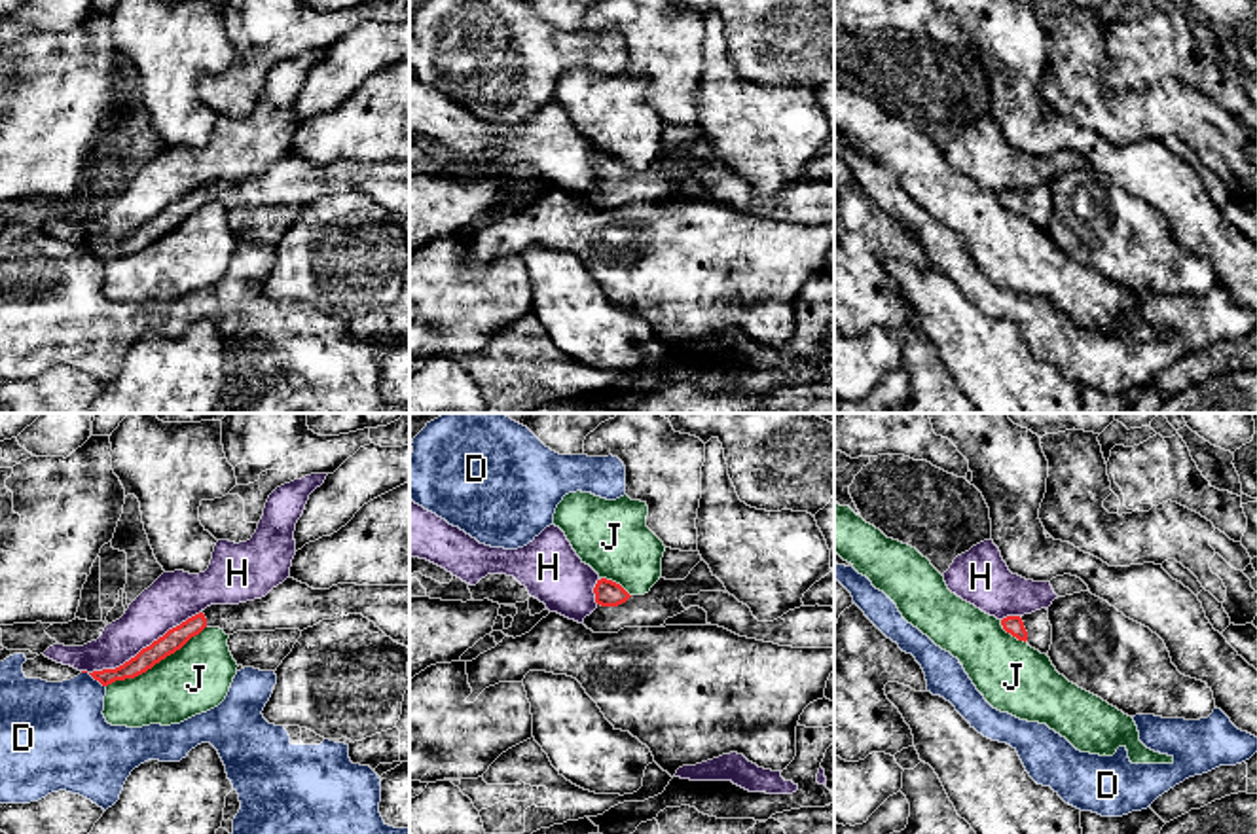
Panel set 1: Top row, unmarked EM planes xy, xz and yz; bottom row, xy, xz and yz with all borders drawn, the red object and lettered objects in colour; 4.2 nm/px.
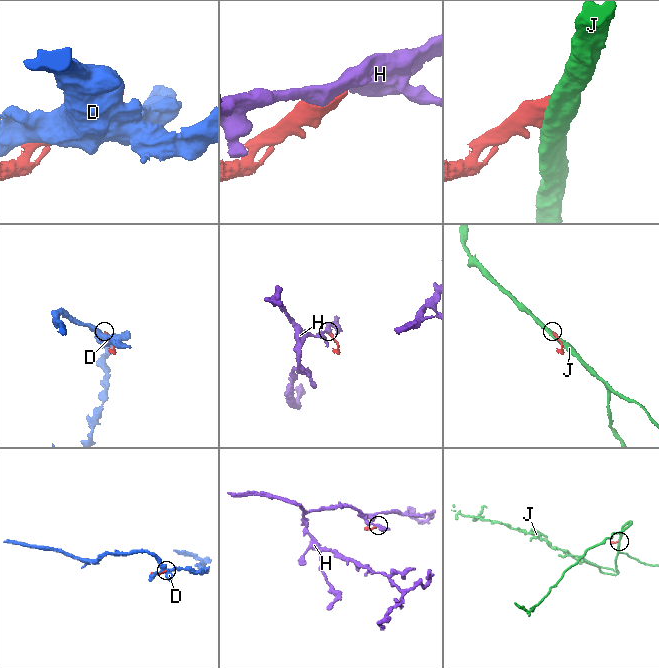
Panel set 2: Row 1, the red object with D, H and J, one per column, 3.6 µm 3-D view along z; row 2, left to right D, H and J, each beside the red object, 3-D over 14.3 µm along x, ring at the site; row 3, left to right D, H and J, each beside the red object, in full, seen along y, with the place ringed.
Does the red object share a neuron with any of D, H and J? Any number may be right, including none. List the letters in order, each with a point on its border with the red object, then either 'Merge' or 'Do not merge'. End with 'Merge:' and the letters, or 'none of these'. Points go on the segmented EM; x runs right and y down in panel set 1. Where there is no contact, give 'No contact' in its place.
D: Touches red at xy (93, 677). Do not merge
H: Touches red at xy (143, 649). Do not merge
J: Touches red at xy (156, 662). Do not merge
Merge: none of these

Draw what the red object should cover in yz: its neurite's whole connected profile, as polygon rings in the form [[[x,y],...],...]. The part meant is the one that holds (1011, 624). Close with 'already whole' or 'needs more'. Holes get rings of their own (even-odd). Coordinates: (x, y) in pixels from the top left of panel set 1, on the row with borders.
[[[1047,608],[1024,616],[1007,616],[1001,620],[1001,626],[1007,633],[1016,637],[1018,641],[1028,643],[1041,654],[1048,654],[1052,644],[1052,626],[1048,622]]] | needs more

